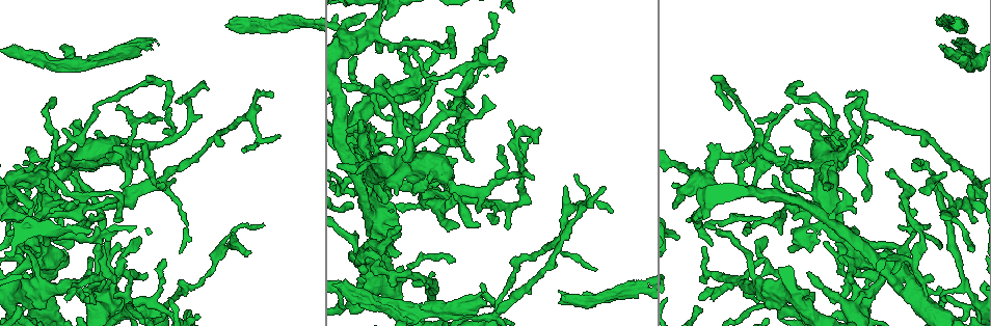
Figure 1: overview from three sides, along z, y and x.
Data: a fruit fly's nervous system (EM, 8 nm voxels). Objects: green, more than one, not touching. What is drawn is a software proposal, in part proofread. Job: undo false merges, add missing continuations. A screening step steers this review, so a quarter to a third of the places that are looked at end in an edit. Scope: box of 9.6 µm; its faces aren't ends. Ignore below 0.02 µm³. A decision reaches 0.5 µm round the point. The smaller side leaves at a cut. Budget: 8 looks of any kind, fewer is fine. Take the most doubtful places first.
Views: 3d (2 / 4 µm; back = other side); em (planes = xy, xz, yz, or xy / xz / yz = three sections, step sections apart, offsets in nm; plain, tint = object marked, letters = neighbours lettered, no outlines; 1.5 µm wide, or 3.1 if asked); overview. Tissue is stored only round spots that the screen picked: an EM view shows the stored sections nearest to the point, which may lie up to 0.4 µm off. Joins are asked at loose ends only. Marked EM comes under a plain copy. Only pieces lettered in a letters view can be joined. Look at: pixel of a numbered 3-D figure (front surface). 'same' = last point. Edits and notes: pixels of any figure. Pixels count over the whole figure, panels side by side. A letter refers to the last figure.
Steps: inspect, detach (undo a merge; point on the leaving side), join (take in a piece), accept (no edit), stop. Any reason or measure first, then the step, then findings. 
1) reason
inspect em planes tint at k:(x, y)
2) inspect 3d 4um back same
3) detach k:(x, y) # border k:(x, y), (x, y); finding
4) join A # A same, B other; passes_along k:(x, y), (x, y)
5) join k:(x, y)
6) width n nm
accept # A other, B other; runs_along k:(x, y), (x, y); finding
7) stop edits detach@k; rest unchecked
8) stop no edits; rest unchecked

four or more arms meet
inspect 3d 4um at 1:(858, 304)

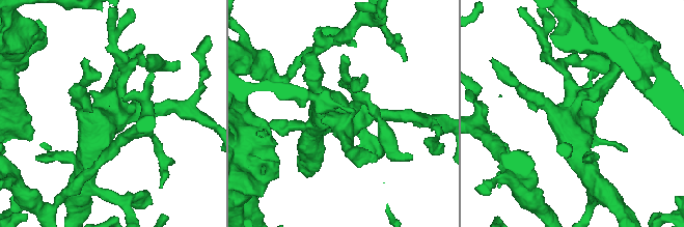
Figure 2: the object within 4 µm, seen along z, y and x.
now the EM
inspect em planes letters at 2:(349, 115)

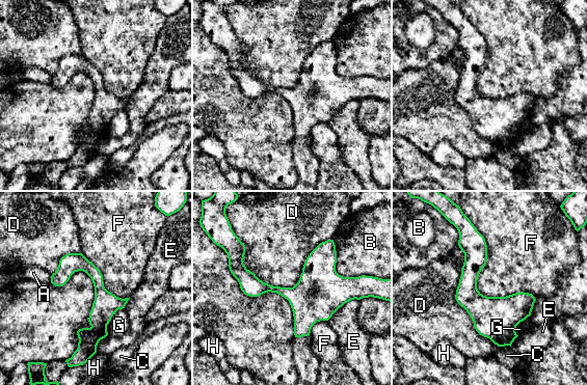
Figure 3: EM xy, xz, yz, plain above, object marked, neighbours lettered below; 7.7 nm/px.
longest_contact F 750 nm
accept # A other, B other, C other, D other, E other, F other, G other, H other; all the same neuron

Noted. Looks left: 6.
an open end
inspect em planes tint at 1:(846, 94)

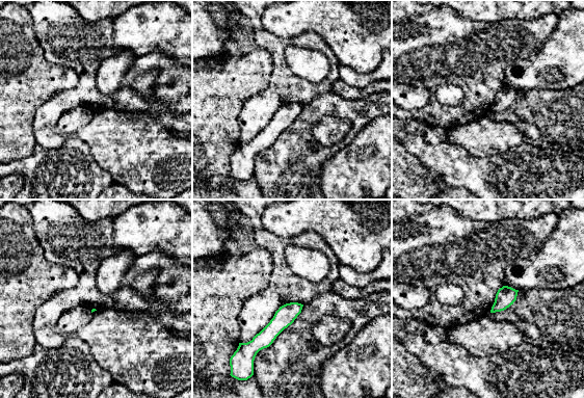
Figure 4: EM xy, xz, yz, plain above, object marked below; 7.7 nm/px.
inspect em planes letters same

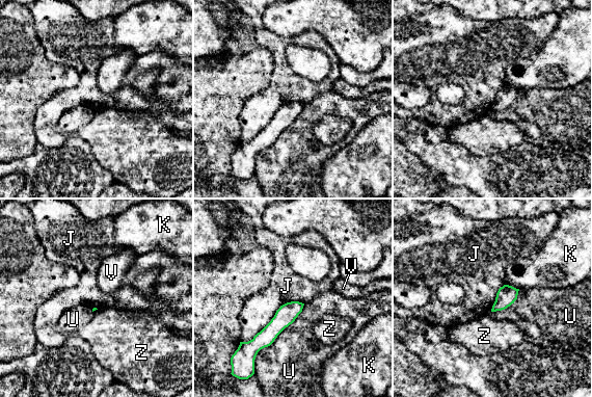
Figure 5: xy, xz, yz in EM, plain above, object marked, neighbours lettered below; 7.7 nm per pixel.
accept # J other, K other, U other, V other, Z other; runs_along 5:(300, 306), (294, 308), (253, 346); no lettered piece goes on from it

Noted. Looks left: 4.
free end
inspect 3d 4um at 1:(885, 171)

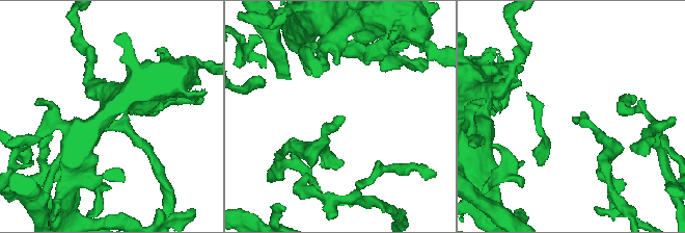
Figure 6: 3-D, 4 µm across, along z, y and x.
inspect em xz step 4 letters at 6:(573, 117)

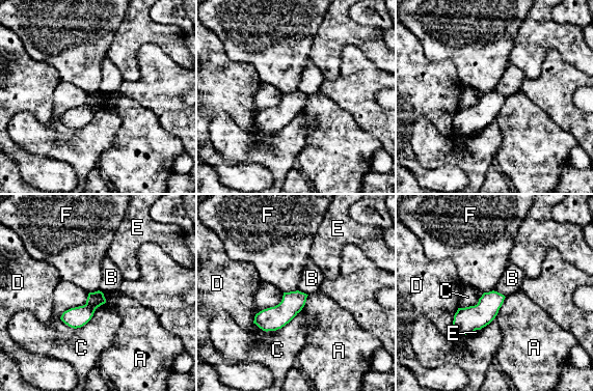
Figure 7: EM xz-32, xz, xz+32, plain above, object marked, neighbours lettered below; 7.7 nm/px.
another direction
inspect em planes letters same

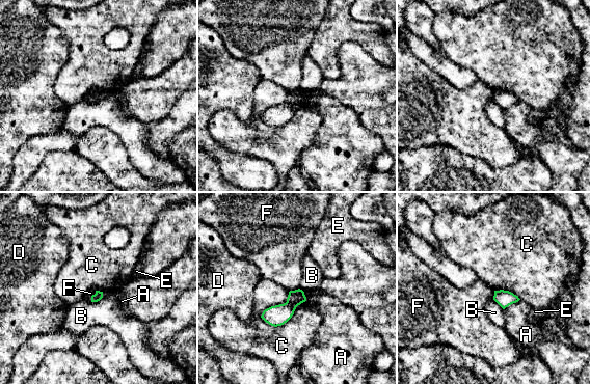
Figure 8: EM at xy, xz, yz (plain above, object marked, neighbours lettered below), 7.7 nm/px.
accept # A other, B other, C other, D other, E other, F other; border 8:(304, 292), (283, 324), (260, 317); no lettered piece goes on from it

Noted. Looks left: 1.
stop no edits; rest unchecked

